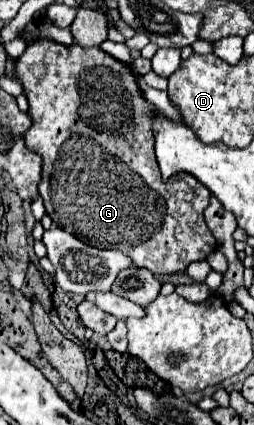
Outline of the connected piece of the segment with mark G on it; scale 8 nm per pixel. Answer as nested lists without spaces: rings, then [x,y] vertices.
[[[36,39],[18,57],[16,73],[22,81],[26,97],[30,101],[30,111],[28,113],[32,117],[32,127],[24,135],[26,147],[42,157],[42,179],[40,179],[40,185],[38,185],[38,193],[44,199],[46,213],[52,217],[52,221],[60,229],[76,235],[80,241],[88,243],[90,247],[122,251],[124,255],[128,255],[132,259],[132,263],[136,267],[146,267],[154,275],[184,271],[192,261],[208,259],[208,255],[216,251],[216,239],[214,239],[212,231],[208,229],[208,225],[204,221],[204,209],[210,203],[210,191],[196,177],[192,177],[190,173],[176,173],[168,181],[162,181],[162,173],[160,173],[160,167],[158,167],[158,161],[156,161],[156,155],[154,155],[152,103],[146,101],[146,97],[142,95],[142,89],[138,87],[138,81],[136,81],[136,73],[126,63],[122,63],[122,61],[114,59],[112,55],[104,53],[100,47],[88,47],[86,49],[86,47],[80,47],[80,45],[62,45],[62,43],[56,43],[52,39]]]

